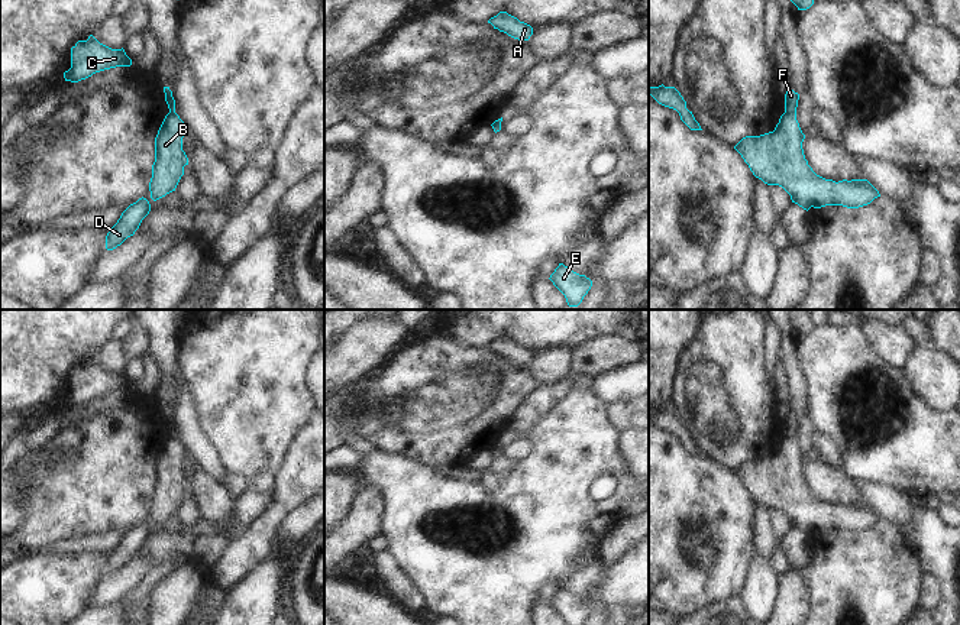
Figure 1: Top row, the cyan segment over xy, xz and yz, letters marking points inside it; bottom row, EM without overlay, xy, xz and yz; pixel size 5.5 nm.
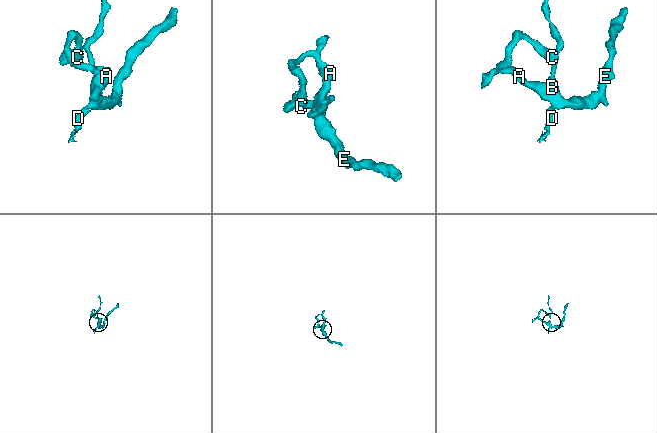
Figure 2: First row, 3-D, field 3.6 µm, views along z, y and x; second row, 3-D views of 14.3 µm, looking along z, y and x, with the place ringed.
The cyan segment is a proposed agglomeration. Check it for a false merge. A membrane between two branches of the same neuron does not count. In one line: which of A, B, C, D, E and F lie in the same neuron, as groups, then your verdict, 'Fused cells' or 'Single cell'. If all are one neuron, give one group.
Groups: A B C D E F. Single cell.

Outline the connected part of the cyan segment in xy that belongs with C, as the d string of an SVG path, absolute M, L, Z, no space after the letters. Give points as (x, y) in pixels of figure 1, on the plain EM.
M90 359L87 365L78 365L71 372L71 392L64 396L64 402L65 405L78 407L96 396L130 389L132 383L123 372L111 373Z

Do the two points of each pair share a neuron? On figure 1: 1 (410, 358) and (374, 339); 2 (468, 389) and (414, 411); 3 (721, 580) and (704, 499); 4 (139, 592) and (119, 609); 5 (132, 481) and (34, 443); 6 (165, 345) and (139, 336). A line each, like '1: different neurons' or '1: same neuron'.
1: different neurons
2: same neuron
3: same neuron
4: different neurons
5: different neurons
6: different neurons

